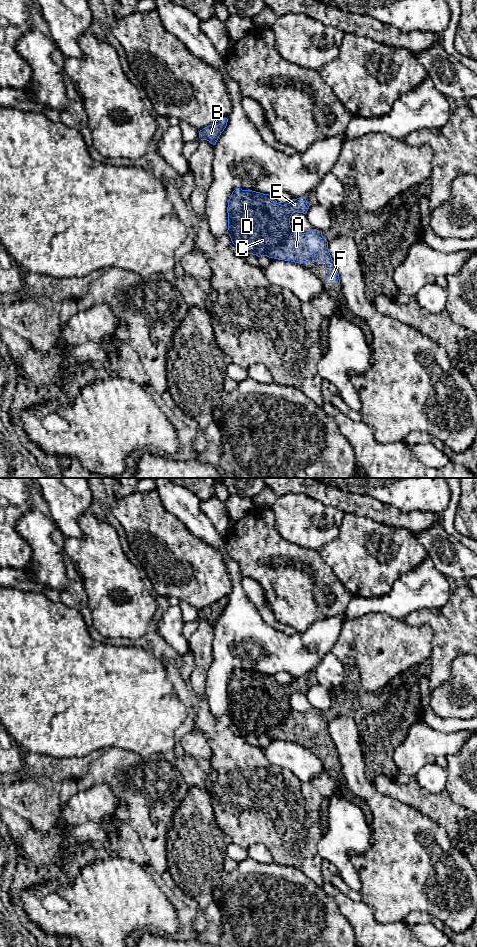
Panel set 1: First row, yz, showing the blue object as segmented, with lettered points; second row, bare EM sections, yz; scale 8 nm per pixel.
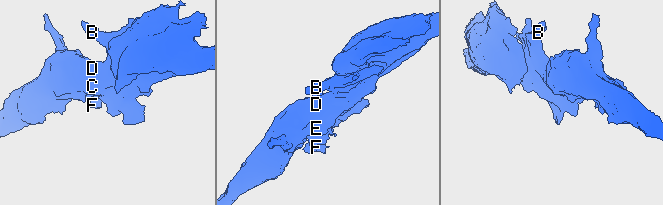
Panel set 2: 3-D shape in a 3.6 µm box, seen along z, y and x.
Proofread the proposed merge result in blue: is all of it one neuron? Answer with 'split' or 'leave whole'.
split

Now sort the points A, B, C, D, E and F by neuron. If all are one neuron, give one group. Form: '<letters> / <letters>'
A F / B C D E

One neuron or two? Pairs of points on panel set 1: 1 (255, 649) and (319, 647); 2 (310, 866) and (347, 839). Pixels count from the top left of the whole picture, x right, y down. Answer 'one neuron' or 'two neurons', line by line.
1: one neuron
2: two neurons

